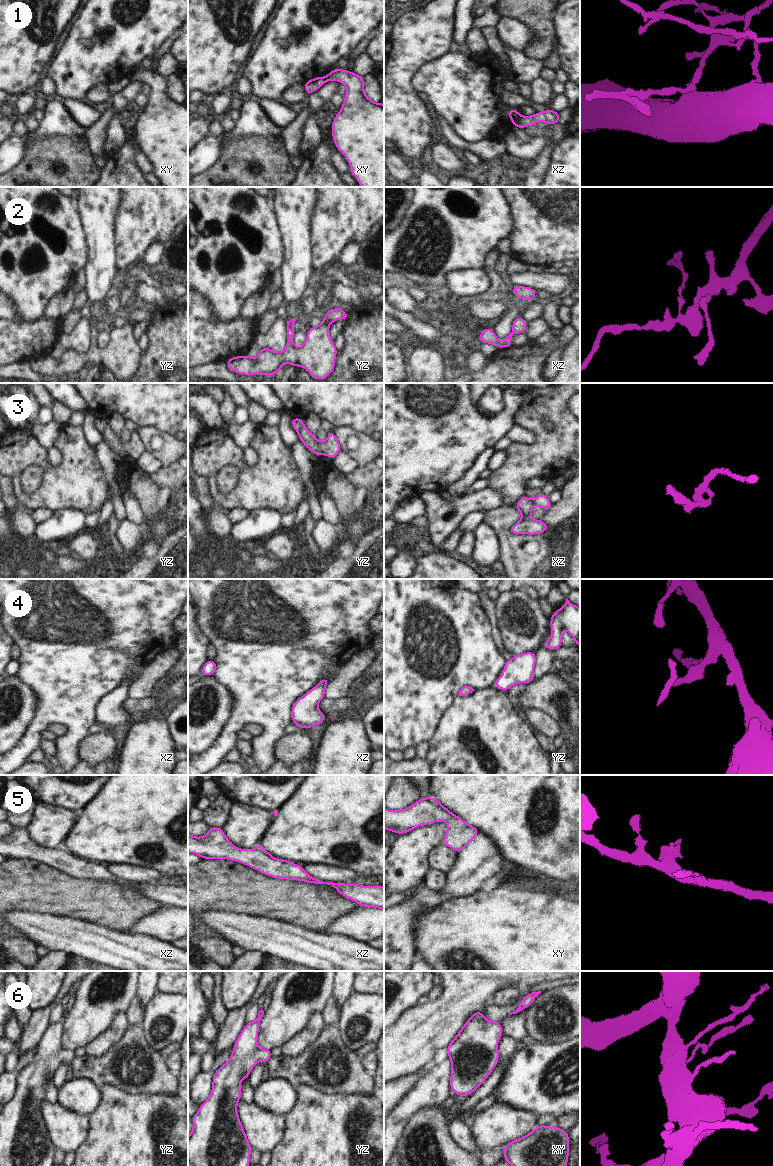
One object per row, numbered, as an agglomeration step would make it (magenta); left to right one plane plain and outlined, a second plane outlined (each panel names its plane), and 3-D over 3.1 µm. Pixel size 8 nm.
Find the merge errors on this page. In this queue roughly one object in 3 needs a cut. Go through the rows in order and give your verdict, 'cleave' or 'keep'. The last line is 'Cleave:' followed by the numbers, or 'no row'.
1: cleave
2: keep
3: keep
4: keep
5: keep
6: keep
Cleave: 1

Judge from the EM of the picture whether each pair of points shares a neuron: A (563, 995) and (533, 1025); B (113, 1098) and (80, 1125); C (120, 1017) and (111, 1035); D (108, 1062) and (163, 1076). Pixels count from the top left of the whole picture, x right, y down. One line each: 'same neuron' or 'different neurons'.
A: same neuron
B: different neurons
C: same neuron
D: same neuron

